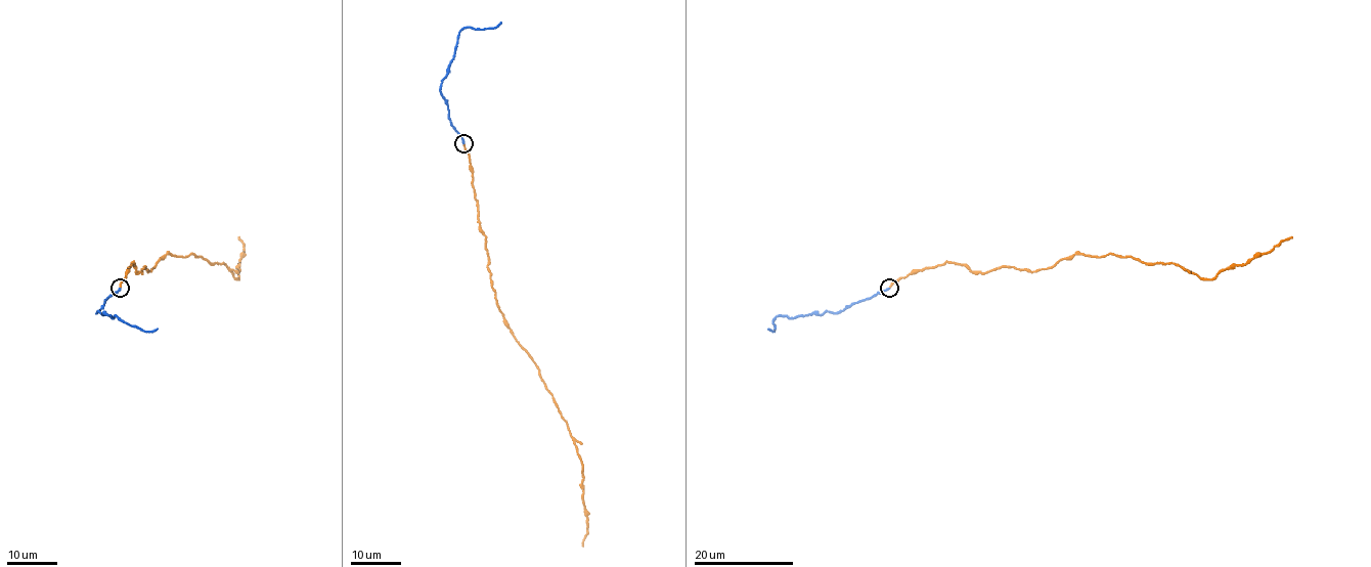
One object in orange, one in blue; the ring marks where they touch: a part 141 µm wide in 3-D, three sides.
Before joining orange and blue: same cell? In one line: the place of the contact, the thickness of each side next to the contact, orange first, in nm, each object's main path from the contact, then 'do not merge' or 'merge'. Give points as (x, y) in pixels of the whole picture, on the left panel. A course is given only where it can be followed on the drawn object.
(120, 288) | 150/170 nm | orange via (120, 287), (133, 262), (136, 270), (148, 272), (166, 255), (223, 263), (238, 279), (239, 236) | blue via (120, 288), (97, 312), (114, 318), (116, 315), (143, 331), (157, 329) | merge

